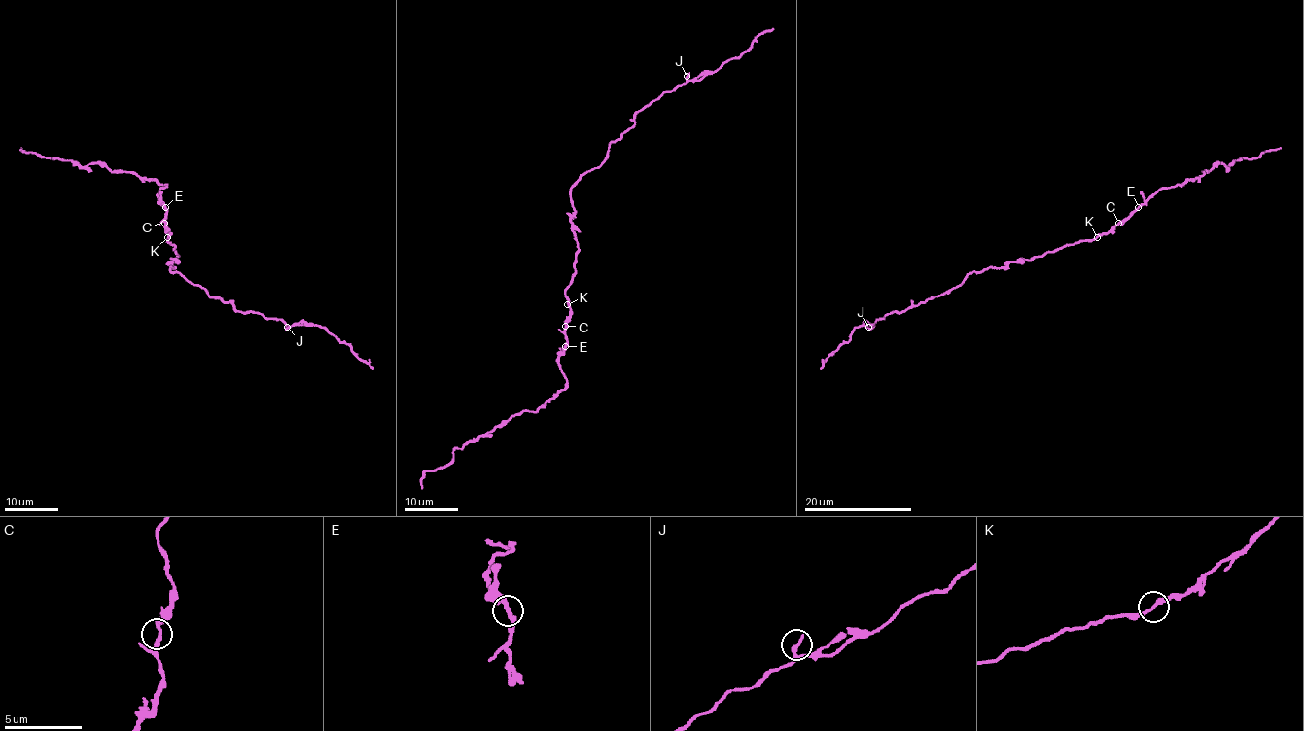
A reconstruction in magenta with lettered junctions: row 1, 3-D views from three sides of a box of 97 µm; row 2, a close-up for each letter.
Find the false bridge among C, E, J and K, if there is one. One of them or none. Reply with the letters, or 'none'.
none

